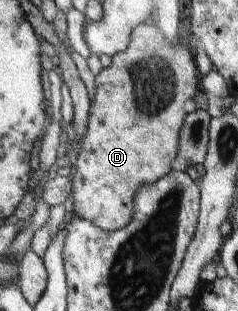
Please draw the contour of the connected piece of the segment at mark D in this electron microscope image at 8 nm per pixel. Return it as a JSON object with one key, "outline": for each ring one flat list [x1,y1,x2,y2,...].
{"outline":[[151,22,141,23,139,26,133,28,131,42,127,46,127,50,112,56,111,66,102,69,99,74,95,75,96,93,95,98,90,101,91,116,89,116,89,122,87,123,87,134,77,144,77,164,73,167,73,179,71,180,73,190,68,205,73,208,74,214,77,214,79,218,89,220,91,224,95,224,95,226,107,232,125,228,125,224,129,224,129,220,131,220,131,216,133,215,133,198,135,198,137,188,143,186,143,184,153,184,153,182,157,182,157,180,173,171,171,162,177,157,179,132,181,132,183,120,187,116,187,112,185,112,183,106,187,100,193,100,195,98,196,92,201,88,200,79,201,77,197,67,193,62,191,50,189,50,186,44,181,43,179,40,177,40,177,44,167,44,167,40,163,38,163,34]]}

